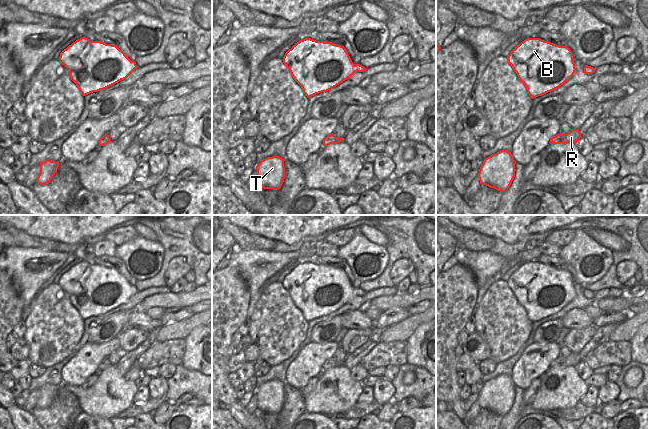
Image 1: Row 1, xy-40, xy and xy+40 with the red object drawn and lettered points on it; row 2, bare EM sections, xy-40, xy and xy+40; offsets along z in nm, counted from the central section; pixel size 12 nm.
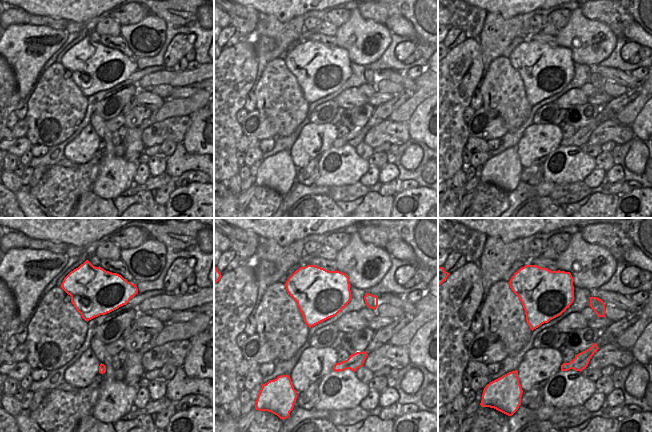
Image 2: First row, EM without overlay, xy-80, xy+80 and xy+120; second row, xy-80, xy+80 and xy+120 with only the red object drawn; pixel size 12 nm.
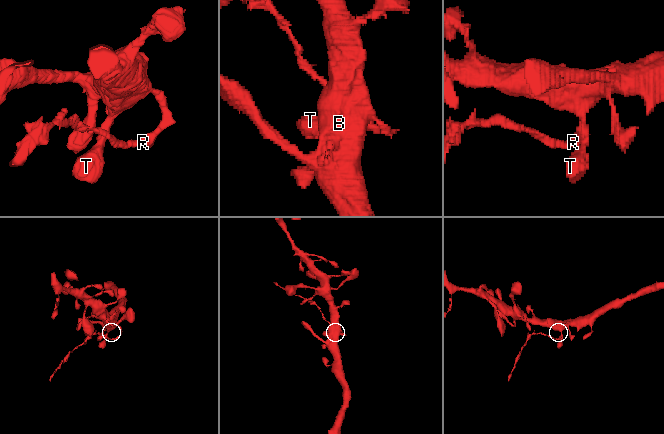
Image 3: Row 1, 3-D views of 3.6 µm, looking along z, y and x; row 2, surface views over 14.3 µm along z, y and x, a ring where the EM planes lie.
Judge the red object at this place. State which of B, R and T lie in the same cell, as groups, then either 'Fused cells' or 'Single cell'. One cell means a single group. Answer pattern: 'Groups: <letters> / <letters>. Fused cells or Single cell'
Groups: B T / R. Fused cells.

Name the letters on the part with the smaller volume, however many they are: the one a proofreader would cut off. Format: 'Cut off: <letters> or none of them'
Cut off: R

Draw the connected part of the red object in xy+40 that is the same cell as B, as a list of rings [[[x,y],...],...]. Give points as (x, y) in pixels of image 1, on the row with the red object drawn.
[[[527,38],[512,50],[507,60],[534,99],[559,88],[574,75],[576,68],[573,58],[573,53],[567,46],[556,45],[540,38]]]

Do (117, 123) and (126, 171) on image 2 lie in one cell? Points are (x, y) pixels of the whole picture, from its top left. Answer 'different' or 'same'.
different

